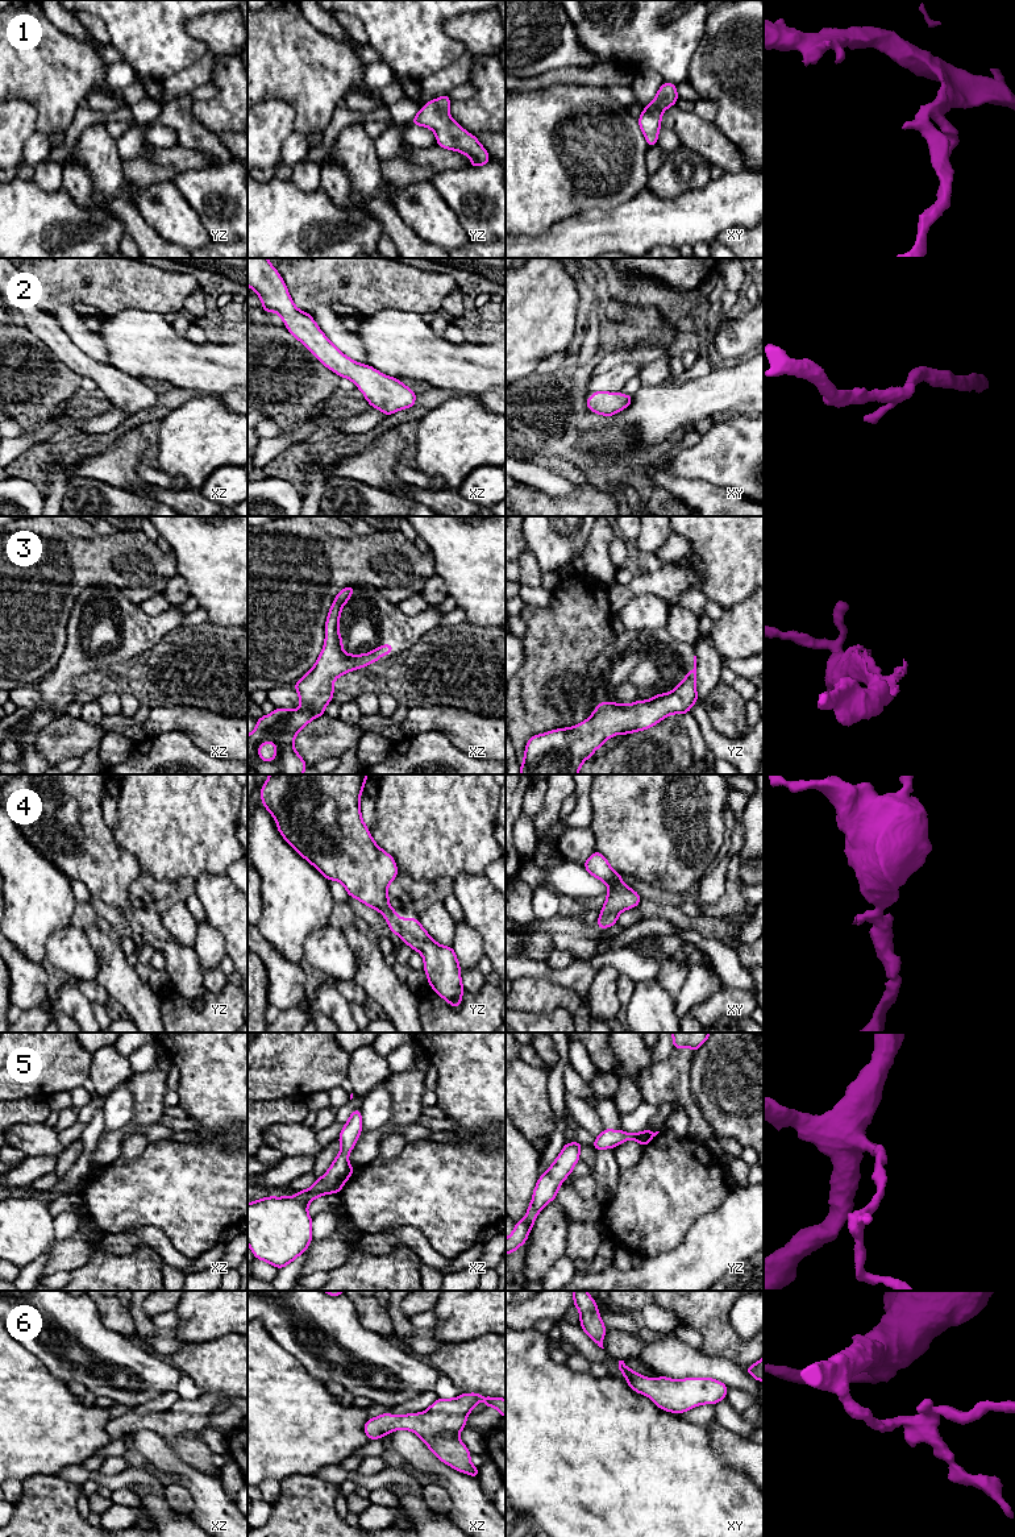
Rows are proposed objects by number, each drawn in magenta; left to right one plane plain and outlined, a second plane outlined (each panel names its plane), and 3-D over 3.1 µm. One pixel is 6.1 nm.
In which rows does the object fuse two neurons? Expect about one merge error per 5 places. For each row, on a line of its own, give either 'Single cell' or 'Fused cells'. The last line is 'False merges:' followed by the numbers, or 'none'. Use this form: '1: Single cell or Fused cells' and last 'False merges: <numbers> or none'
1: Single cell
2: Single cell
3: Single cell
4: Single cell
5: Single cell
6: Single cell
False merges: none

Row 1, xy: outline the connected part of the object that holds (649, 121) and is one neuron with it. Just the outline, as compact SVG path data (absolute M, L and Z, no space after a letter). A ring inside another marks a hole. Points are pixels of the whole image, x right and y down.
M664 82L654 100L644 107L644 112L637 120L646 138L648 148L657 145L661 116L666 108L675 105L677 100L677 84Z

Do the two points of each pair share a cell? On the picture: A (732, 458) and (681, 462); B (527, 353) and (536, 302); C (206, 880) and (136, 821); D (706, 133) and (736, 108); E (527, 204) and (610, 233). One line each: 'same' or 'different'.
A: same
B: same
C: different
D: different
E: different

